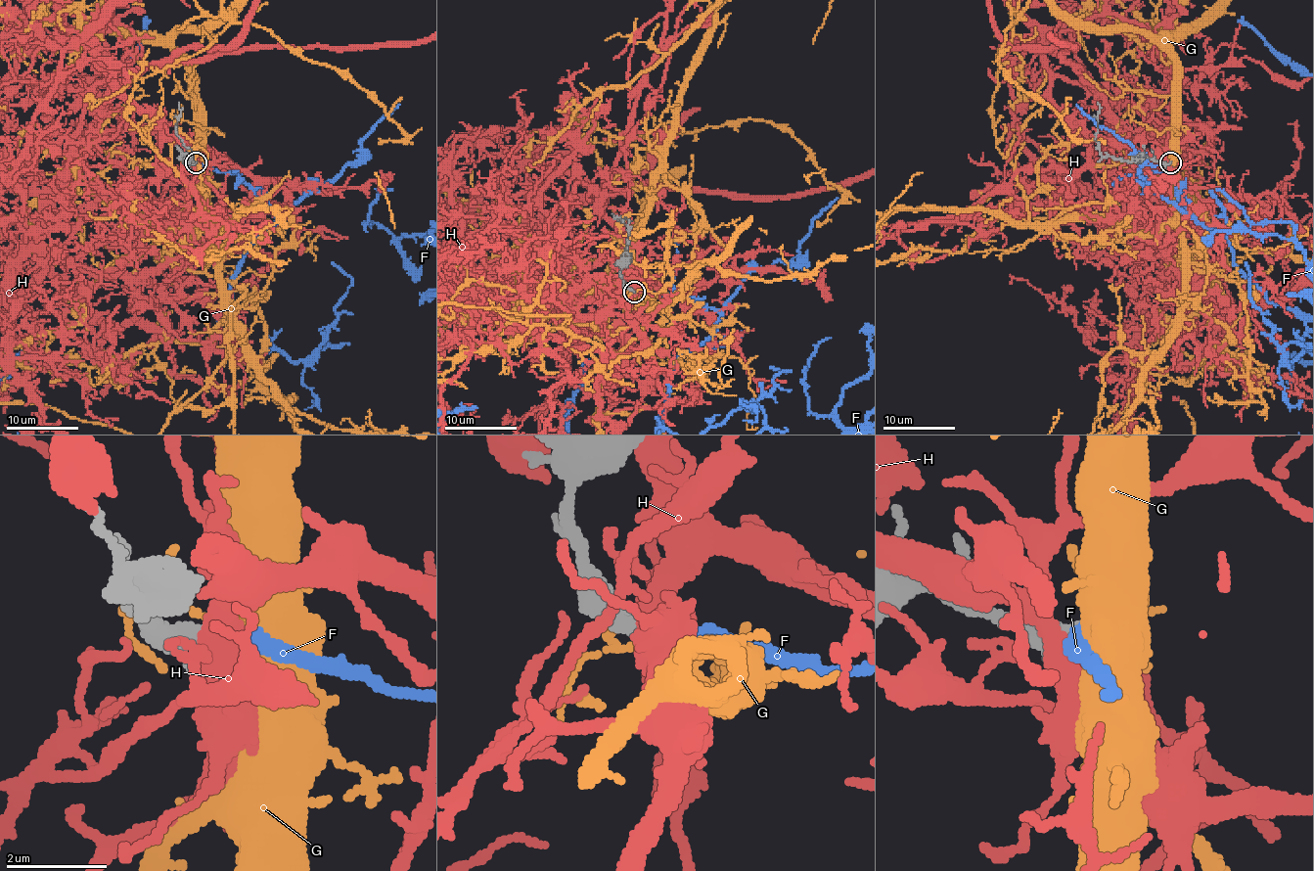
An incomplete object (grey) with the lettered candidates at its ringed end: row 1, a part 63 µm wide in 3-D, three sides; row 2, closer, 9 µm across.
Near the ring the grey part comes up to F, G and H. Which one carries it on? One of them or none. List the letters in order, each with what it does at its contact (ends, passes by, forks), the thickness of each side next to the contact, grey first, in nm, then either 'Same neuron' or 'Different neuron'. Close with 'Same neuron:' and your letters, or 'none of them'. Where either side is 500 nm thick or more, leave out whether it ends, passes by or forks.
F: It ends there. Thickness 360 nm (grey) against 360 nm. Same neuron
G: It passes by. Thickness 320 nm (grey) against 480 nm. Different neuron
H: Thickness 500 nm (grey) against 400 nm. Different neuron
Same neuron: F

